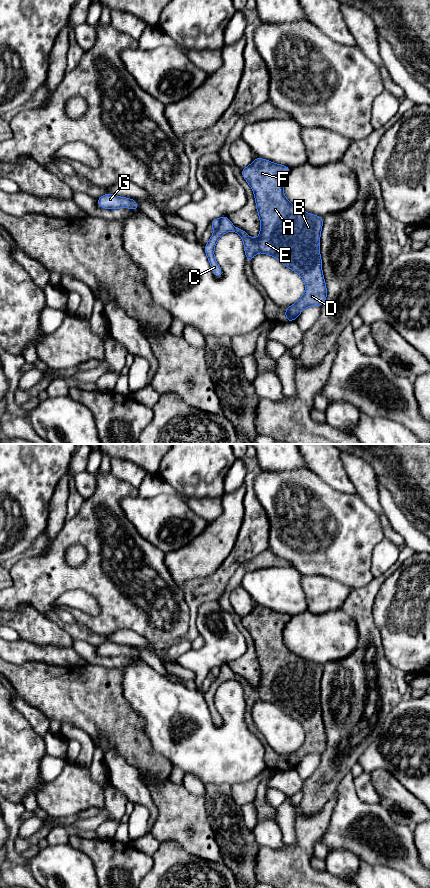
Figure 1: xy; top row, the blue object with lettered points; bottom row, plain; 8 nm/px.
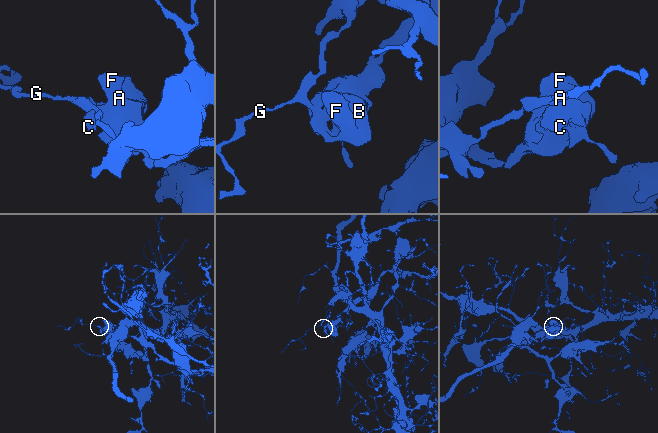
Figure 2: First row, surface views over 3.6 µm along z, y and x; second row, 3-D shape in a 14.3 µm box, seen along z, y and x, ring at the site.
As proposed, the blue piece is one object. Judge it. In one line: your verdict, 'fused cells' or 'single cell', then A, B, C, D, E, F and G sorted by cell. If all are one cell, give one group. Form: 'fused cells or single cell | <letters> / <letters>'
fused cells | A B C D E F / G

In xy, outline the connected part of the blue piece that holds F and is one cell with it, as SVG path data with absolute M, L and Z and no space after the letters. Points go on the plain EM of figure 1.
M256 605L249 614L242 617L241 623L254 640L256 657L260 665L259 684L257 687L252 687L243 677L236 676L228 664L223 664L219 666L219 675L213 680L208 691L204 693L204 699L211 717L217 726L220 726L223 720L215 707L214 696L219 686L229 679L234 679L242 686L247 710L251 711L255 702L260 700L274 704L283 713L298 721L302 725L306 736L303 744L296 751L285 756L286 770L295 769L306 755L322 754L327 745L320 704L320 682L323 665L307 661L287 648L284 643L283 632L290 618L291 616L288 614L279 613L259 605Z

